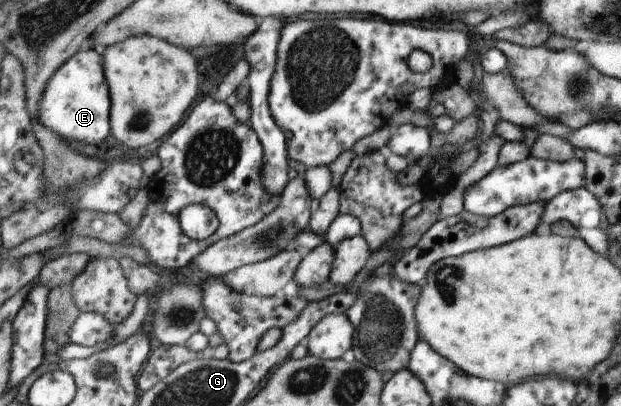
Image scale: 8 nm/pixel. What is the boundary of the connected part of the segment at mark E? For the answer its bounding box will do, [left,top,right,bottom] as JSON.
[40,48,111,146]

